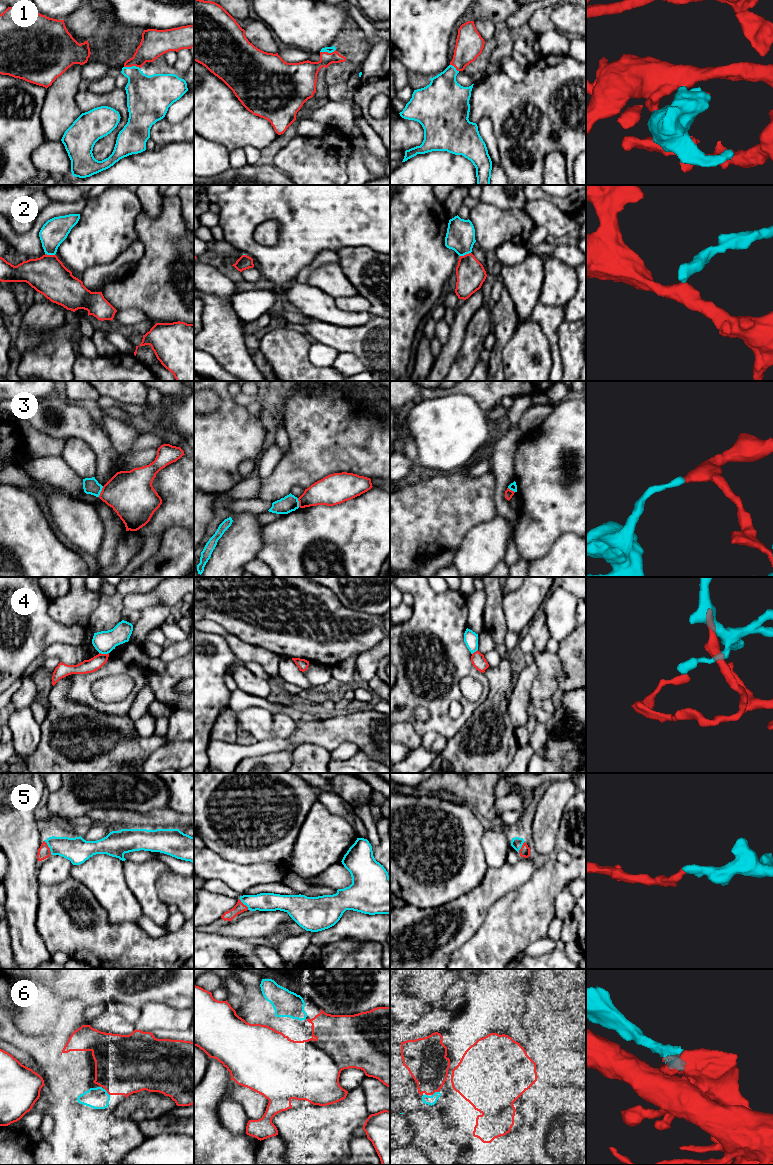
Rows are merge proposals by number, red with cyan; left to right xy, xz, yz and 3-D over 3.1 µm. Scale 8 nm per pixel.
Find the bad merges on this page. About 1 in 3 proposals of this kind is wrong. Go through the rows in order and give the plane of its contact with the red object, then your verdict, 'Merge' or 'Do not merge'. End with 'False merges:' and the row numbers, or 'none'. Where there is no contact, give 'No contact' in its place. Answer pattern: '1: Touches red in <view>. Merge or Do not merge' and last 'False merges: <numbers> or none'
1: Touches red in xy. Merge
2: Touches red in yz. Merge
3: Touches red in xy. Do not merge
4: Touches red in xy. Do not merge
5: Touches red in xy. Merge
6: Touches red in xy. Merge
False merges: 3, 4

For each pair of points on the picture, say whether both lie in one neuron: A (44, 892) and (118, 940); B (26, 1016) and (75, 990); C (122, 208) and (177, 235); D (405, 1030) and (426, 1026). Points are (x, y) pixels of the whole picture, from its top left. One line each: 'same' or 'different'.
A: same
B: different
C: different
D: same

